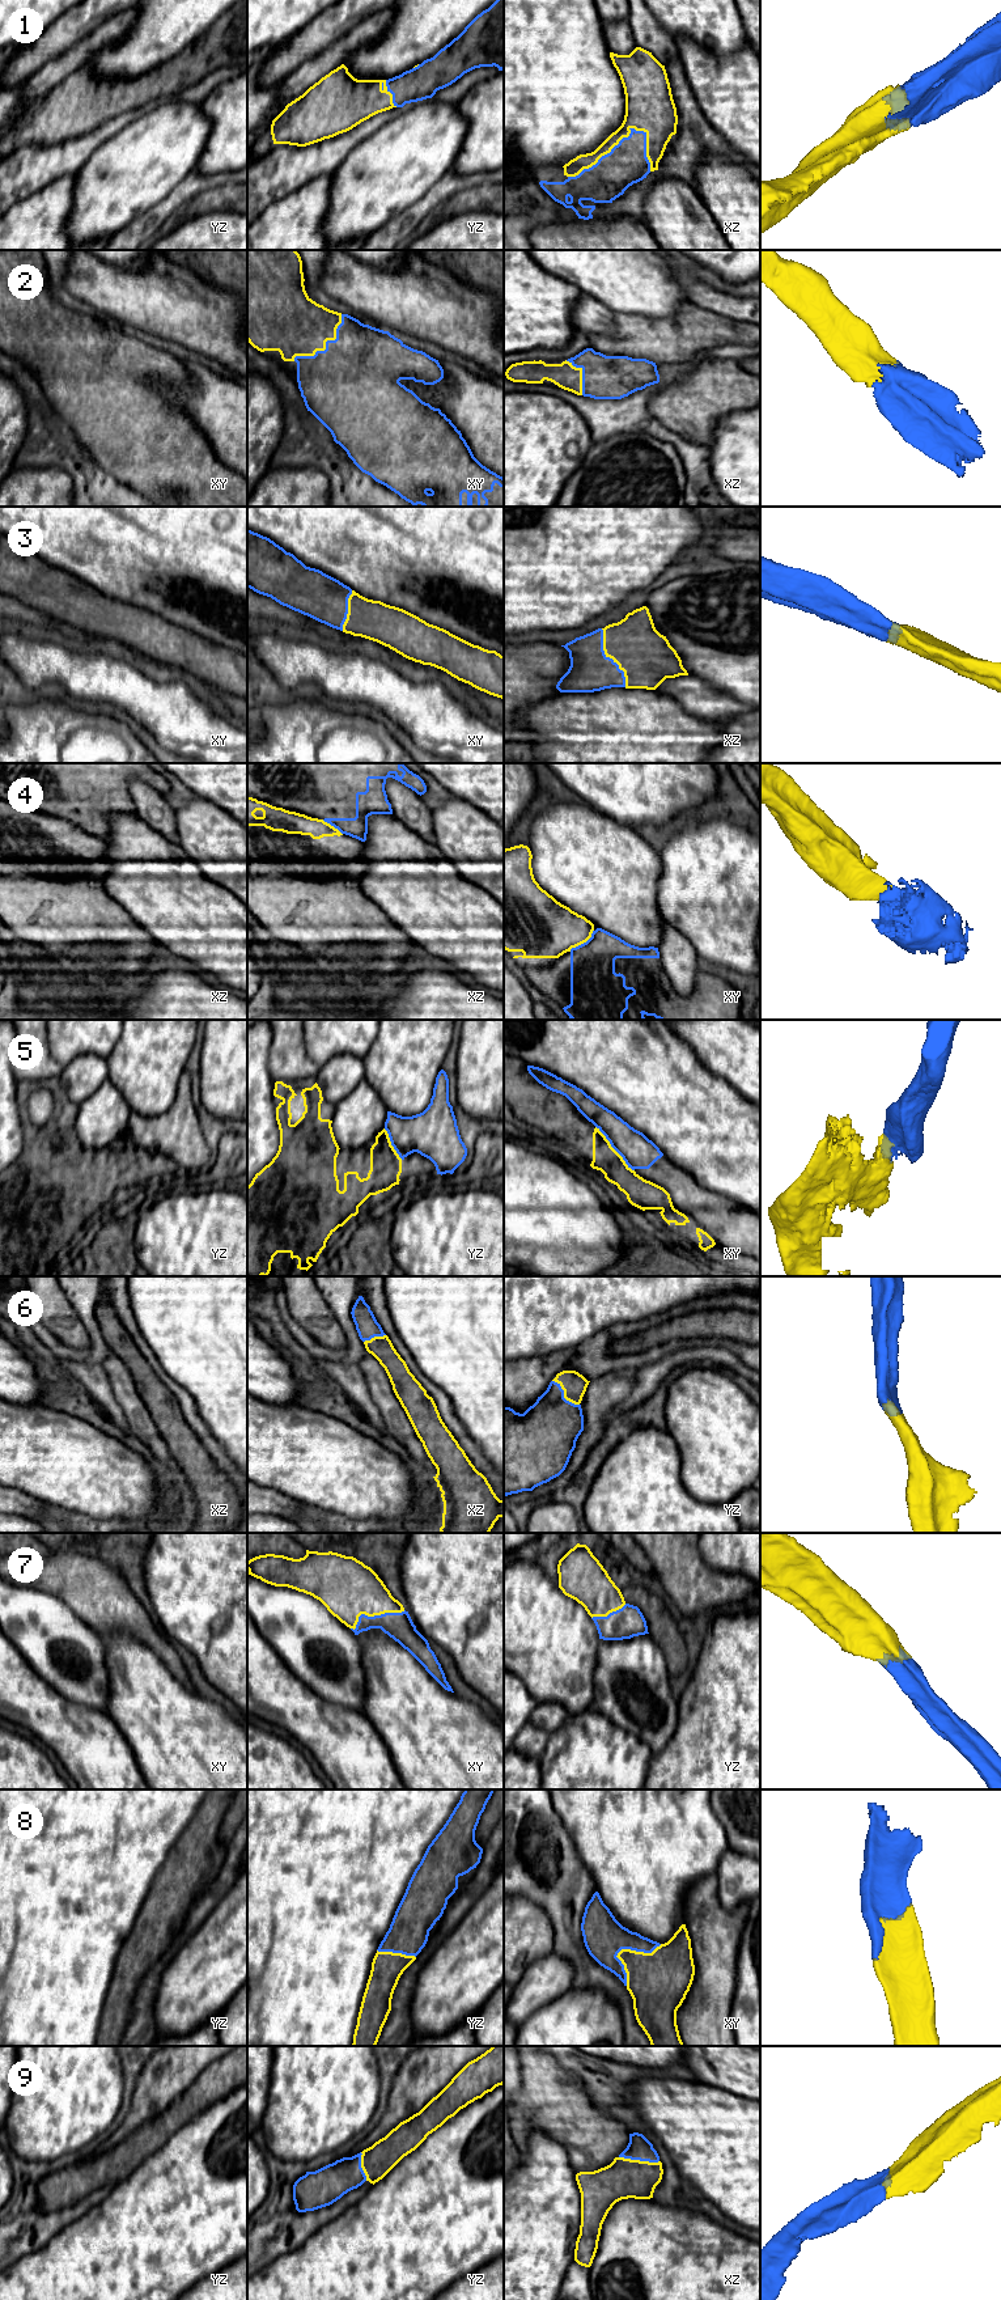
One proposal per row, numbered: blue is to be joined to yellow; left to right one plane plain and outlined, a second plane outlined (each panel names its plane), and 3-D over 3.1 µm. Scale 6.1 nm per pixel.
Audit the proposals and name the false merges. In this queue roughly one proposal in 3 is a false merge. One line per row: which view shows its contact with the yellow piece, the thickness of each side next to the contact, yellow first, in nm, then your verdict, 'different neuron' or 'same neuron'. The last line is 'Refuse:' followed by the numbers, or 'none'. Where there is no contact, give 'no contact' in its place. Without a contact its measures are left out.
1: contact in xz; calibres 110 and 260 nm; same neuron
2: contact in xy; calibres 380 and 480 nm; same neuron
3: contact in xz; calibres 340 and 260 nm; same neuron
4: contact in xy; calibres 360 and 280 nm; different neuron
5: contact in xy; calibres 160 and 200 nm; different neuron
6: contact in yz; calibres 150 and 380 nm; same neuron
7: contact in xy; calibres 360 and 170 nm; same neuron
8: contact in xy; calibres 320 and 260 nm; same neuron
9: contact in xz; calibres 240 and 140 nm; same neuron
Refuse: 4, 5

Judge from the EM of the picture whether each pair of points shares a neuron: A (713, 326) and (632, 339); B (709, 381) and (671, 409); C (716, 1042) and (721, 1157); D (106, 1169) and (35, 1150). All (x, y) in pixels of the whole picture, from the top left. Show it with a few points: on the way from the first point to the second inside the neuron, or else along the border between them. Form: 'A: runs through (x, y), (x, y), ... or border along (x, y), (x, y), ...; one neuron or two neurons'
A: runs through (694, 330), (688, 330), (675, 339), (652, 339); one neuron
B: runs through (700, 390), (681, 407); one neuron
C: border along (695, 1055), (705, 1068), (724, 1079), (741, 1096); two neurons
D: runs through (89, 1169), (55, 1169), (52, 1167); one neuron

